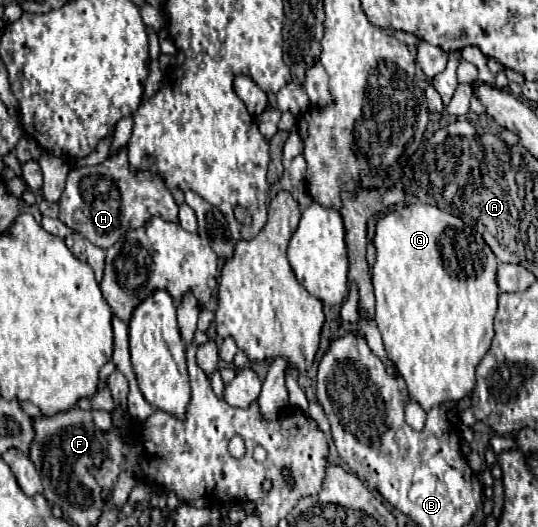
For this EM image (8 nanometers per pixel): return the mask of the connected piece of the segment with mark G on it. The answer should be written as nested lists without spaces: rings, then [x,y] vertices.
[[[405,205],[377,219],[375,265],[371,271],[375,287],[375,321],[383,335],[389,359],[405,377],[411,397],[429,411],[445,401],[461,401],[475,387],[475,367],[493,341],[493,317],[497,311],[497,259],[483,237],[459,217],[435,205]]]

